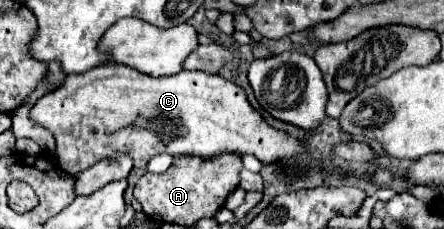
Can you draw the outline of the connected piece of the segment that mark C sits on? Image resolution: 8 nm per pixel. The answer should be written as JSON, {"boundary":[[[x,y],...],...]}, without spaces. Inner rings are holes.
{"boundary":[[[108,62],[108,64],[96,66],[96,68],[88,70],[88,72],[66,76],[66,80],[64,80],[64,84],[62,84],[60,88],[56,88],[56,90],[52,90],[50,94],[42,96],[42,98],[32,106],[30,118],[32,118],[38,126],[42,126],[42,128],[46,128],[46,130],[52,132],[52,136],[54,136],[54,140],[56,140],[56,154],[60,156],[60,168],[66,170],[66,172],[70,172],[70,174],[74,174],[74,176],[80,174],[80,172],[84,172],[86,168],[90,168],[90,166],[96,164],[98,160],[114,156],[116,152],[128,152],[128,154],[132,156],[132,160],[134,160],[134,168],[146,168],[146,162],[148,162],[152,156],[162,154],[162,152],[172,154],[172,156],[194,154],[194,156],[200,156],[200,158],[206,158],[206,160],[212,158],[212,156],[216,156],[216,154],[224,154],[224,152],[252,154],[252,156],[256,156],[256,158],[258,158],[262,164],[266,164],[266,166],[268,166],[268,164],[278,164],[280,160],[286,160],[286,158],[296,158],[296,156],[300,156],[300,152],[304,152],[304,148],[300,148],[300,140],[296,140],[296,136],[290,136],[290,134],[286,134],[286,132],[282,132],[282,130],[272,128],[272,126],[250,106],[250,102],[248,102],[248,98],[246,98],[246,92],[244,92],[238,84],[234,84],[234,82],[222,78],[220,74],[208,74],[208,72],[190,72],[190,70],[184,70],[184,72],[178,72],[178,74],[174,74],[174,76],[158,76],[158,78],[156,78],[156,76],[144,76],[142,72],[136,72],[134,68],[128,68],[128,66],[122,66],[122,64],[116,64],[116,62]]]}

